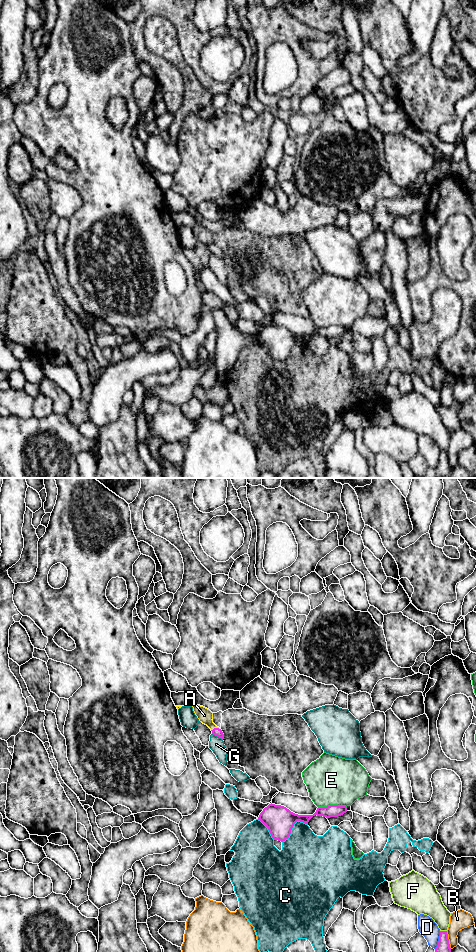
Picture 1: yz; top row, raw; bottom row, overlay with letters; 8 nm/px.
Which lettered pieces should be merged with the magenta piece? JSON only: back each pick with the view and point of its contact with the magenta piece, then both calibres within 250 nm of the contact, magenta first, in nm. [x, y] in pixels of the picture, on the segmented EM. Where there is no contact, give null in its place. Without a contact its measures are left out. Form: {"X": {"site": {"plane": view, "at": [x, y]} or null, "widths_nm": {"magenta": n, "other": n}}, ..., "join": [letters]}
{"A": {"site": {"plane": "yz", "at": [215, 728]}, "widths_nm": {"magenta": 70, "other": 120}}, "join": ["A"]}

